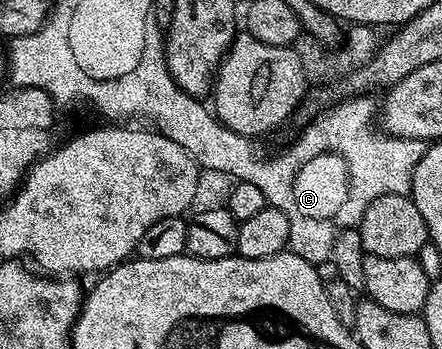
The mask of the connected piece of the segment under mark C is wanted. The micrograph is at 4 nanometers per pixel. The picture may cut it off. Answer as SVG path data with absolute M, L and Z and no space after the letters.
M154 84L154 94L162 92L166 96L140 96L140 102L128 104L126 112L142 112L142 120L147 120L159 133L165 134L182 148L196 162L201 171L213 170L216 174L233 174L238 182L249 182L262 188L262 196L266 196L269 206L278 208L290 220L290 236L288 244L291 253L302 256L302 260L313 264L327 263L332 256L332 245L336 239L338 228L359 227L366 208L378 196L387 194L412 193L412 177L418 160L422 160L426 149L425 139L395 138L393 134L385 134L378 128L374 119L378 114L378 106L368 96L348 96L337 106L329 105L292 143L288 150L276 154L273 158L259 158L252 151L253 143L244 135L234 132L221 124L220 119L207 105L204 106L199 97L187 94L178 84Z

